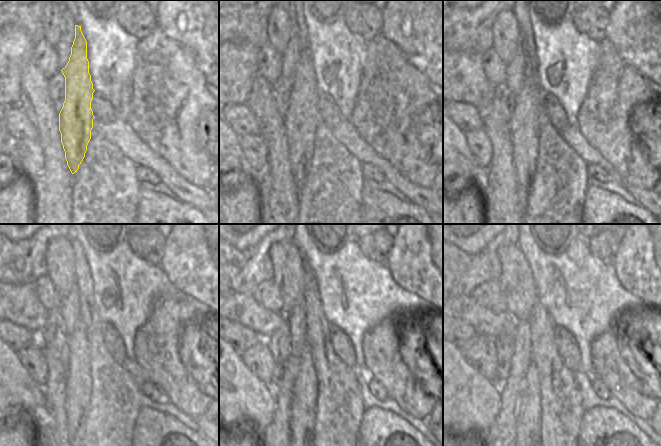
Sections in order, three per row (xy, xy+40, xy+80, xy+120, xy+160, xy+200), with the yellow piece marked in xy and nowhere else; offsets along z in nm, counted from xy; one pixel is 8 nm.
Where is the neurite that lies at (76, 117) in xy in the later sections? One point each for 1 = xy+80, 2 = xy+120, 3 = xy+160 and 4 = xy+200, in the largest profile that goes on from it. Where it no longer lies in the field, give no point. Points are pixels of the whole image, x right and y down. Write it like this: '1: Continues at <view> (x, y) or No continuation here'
1: Continues at xy+80 (523, 125)
2: Continues at xy+120 (78, 385)
3: Continues at xy+160 (304, 401)
4: Continues at xy+200 (529, 419).

